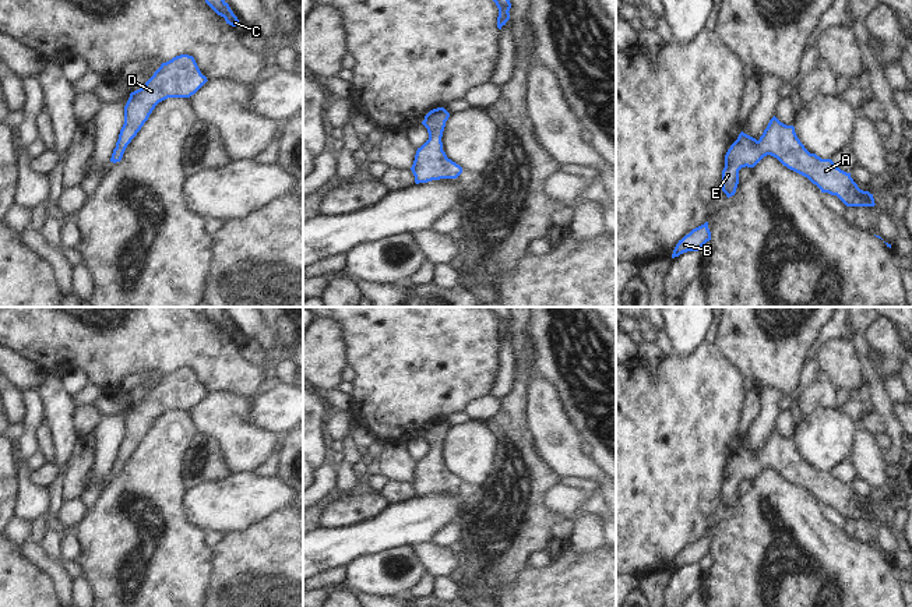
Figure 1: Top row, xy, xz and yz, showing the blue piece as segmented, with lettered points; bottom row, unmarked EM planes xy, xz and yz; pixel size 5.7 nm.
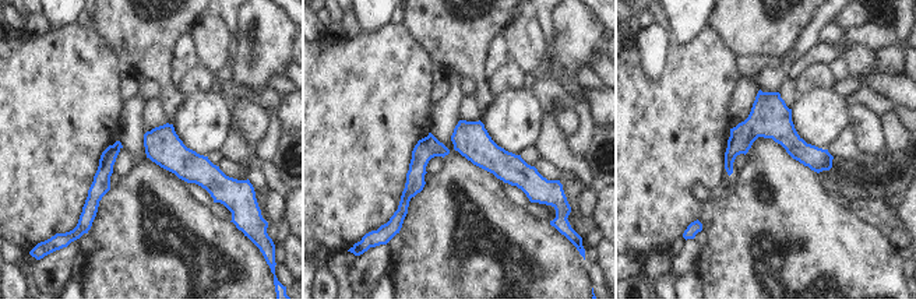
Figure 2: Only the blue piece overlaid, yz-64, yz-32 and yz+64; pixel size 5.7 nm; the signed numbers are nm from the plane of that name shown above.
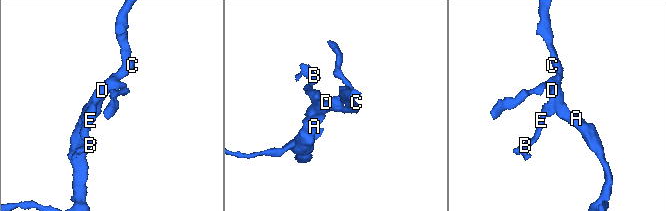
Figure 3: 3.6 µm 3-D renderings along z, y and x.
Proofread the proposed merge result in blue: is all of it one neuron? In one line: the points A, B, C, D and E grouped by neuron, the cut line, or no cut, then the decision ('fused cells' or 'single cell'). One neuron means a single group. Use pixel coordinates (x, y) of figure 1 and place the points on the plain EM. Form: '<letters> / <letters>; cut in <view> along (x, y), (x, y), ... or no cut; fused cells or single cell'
A B C D E; no cut; single cell

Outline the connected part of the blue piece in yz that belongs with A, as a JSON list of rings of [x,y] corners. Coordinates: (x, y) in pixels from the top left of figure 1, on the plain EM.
[[[775,428],[758,454],[742,444],[728,462],[722,483],[722,504],[728,511],[736,505],[739,483],[754,480],[767,467],[807,490],[821,505],[837,508],[846,519],[876,518],[873,507],[860,502],[851,486],[841,483],[831,472],[810,466],[797,451],[795,440],[781,435]]]

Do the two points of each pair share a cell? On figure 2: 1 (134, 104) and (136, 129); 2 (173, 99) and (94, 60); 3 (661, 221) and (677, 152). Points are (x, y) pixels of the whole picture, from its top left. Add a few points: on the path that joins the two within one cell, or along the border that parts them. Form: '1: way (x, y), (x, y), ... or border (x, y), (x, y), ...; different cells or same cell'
1: way (134, 109), (134, 123); same cell
2: border (102, 39), (122, 67); different cells
3: way (661, 204), (661, 169); same cell

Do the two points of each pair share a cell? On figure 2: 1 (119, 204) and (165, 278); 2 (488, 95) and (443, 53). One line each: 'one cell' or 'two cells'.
1: one cell
2: one cell

